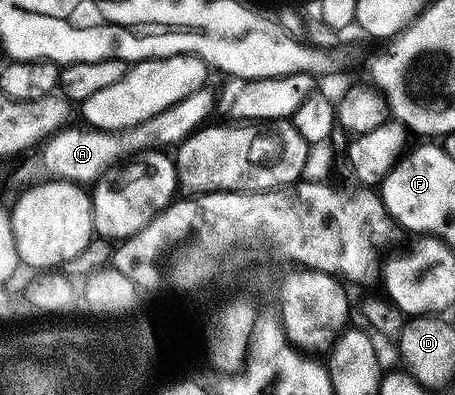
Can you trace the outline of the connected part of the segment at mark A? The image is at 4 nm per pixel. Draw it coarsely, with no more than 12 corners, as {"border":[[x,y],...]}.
{"border":[[192,92],[131,130],[63,128],[41,147],[47,175],[93,184],[143,152],[182,142],[214,94]]}

